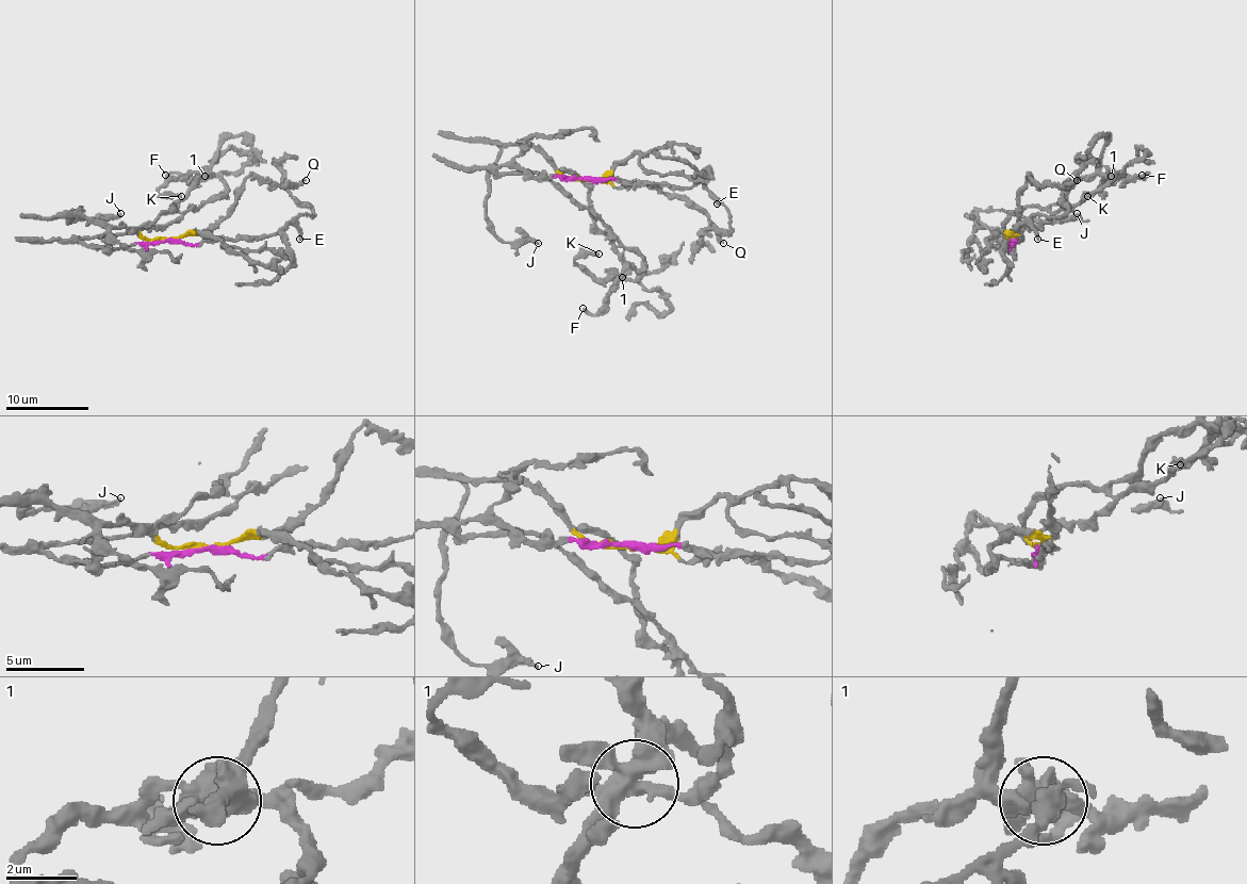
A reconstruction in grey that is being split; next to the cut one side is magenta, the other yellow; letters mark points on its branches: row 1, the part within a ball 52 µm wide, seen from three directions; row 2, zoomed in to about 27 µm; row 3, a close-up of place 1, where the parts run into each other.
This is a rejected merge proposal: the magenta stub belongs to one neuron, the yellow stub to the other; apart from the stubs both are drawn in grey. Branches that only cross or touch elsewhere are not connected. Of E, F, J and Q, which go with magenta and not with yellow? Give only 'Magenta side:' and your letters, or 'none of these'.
Magenta side: E

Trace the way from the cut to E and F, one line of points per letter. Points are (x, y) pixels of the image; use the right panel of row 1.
E: (1013, 240), (1013, 244), (1021, 235), (1017, 229), (1026, 223), (1037, 240)
F: (1013, 240), (1004, 223), (1023, 209), (1056, 205), (1079, 179), (1148, 174), (1142, 176)

